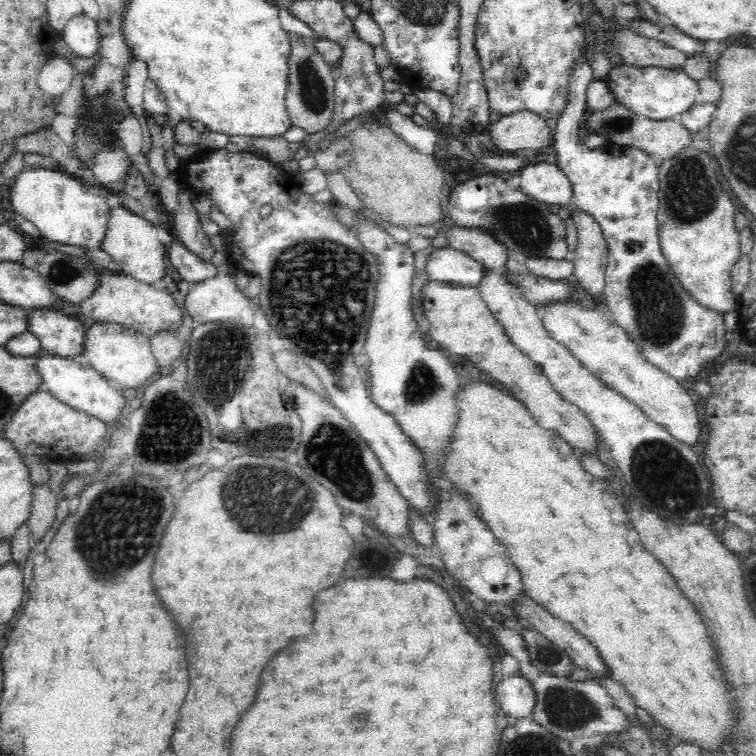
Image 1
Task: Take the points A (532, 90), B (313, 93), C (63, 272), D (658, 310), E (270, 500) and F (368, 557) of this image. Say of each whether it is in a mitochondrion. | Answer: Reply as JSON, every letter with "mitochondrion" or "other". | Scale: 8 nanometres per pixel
{"A":"other","B":"mitochondrion","C":"mitochondrion","D":"mitochondrion","E":"mitochondrion","F":"other"}

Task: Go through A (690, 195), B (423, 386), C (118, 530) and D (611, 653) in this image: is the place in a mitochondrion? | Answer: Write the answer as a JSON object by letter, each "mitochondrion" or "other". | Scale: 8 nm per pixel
{"A":"mitochondrion","B":"mitochondrion","C":"mitochondrion","D":"other"}

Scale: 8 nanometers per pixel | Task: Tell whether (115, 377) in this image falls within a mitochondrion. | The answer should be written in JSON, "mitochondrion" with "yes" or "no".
{"mitochondrion":"no"}

